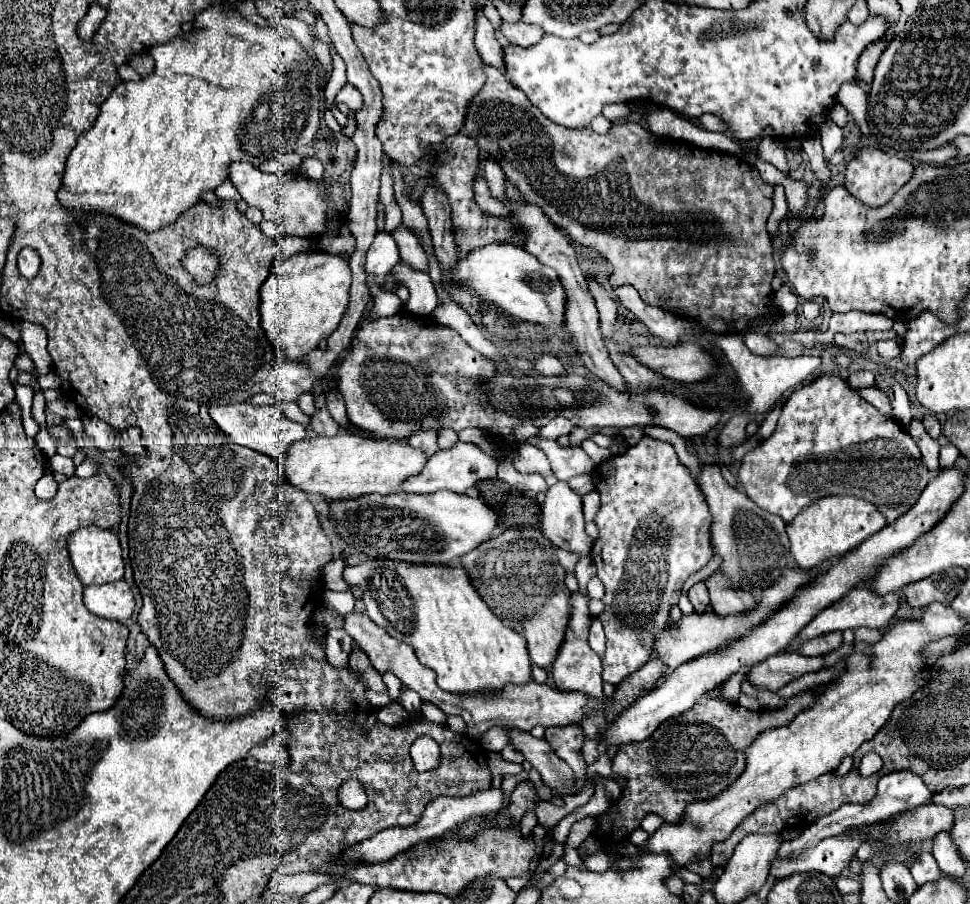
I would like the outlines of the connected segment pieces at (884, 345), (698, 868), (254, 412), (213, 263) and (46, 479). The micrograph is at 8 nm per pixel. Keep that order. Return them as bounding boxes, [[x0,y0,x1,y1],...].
[[878,339,900,359],[686,859,714,878],[210,401,306,459],[182,247,218,283],[35,473,58,501]]

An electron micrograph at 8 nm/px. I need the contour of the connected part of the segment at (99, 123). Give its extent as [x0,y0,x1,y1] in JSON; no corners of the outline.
[58,3,322,231]

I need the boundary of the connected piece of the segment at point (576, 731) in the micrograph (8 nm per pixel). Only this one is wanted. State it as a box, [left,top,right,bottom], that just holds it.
[544,727,586,793]

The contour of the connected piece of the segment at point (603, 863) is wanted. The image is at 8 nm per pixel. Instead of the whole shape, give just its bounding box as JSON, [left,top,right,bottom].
[584,850,610,873]

